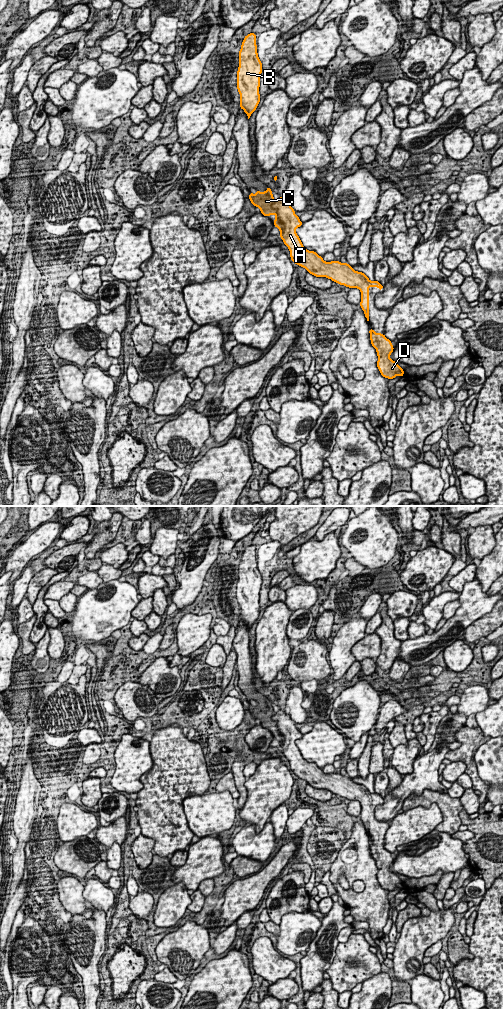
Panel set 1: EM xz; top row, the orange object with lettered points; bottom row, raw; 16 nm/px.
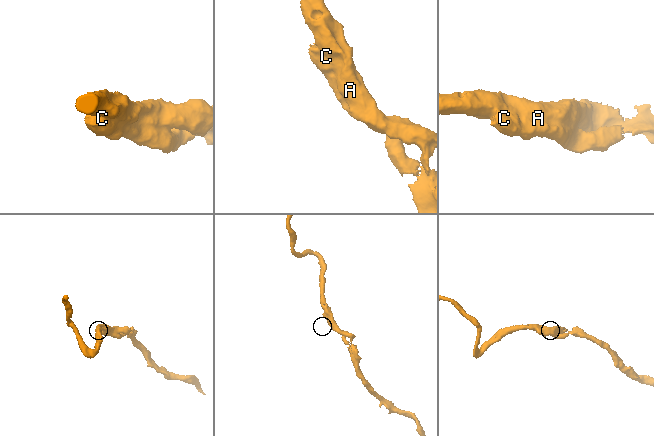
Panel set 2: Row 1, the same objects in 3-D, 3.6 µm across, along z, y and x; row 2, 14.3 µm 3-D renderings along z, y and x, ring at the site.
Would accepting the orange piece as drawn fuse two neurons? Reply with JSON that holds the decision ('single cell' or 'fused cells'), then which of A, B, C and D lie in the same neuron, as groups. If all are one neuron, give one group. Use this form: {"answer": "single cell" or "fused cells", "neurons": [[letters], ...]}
{"answer": "single cell", "neurons": [["A", "B", "C", "D"]]}

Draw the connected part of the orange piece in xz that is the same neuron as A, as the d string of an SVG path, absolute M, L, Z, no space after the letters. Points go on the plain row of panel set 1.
M269 699L264 704L256 703L256 706L250 704L249 712L255 719L260 720L262 727L276 728L273 736L279 741L280 749L290 763L292 774L316 789L326 789L350 801L359 801L361 804L360 819L369 833L369 800L378 799L381 803L383 797L378 793L370 793L364 785L355 783L348 775L335 772L325 774L316 764L307 762L296 745L296 741L303 734L295 726L287 709L279 709L275 712Z

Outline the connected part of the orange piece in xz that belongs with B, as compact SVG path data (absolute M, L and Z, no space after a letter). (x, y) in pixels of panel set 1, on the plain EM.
M255 545L244 549L239 563L238 576L237 601L240 606L240 620L244 622L249 631L260 614L262 575L257 565Z

